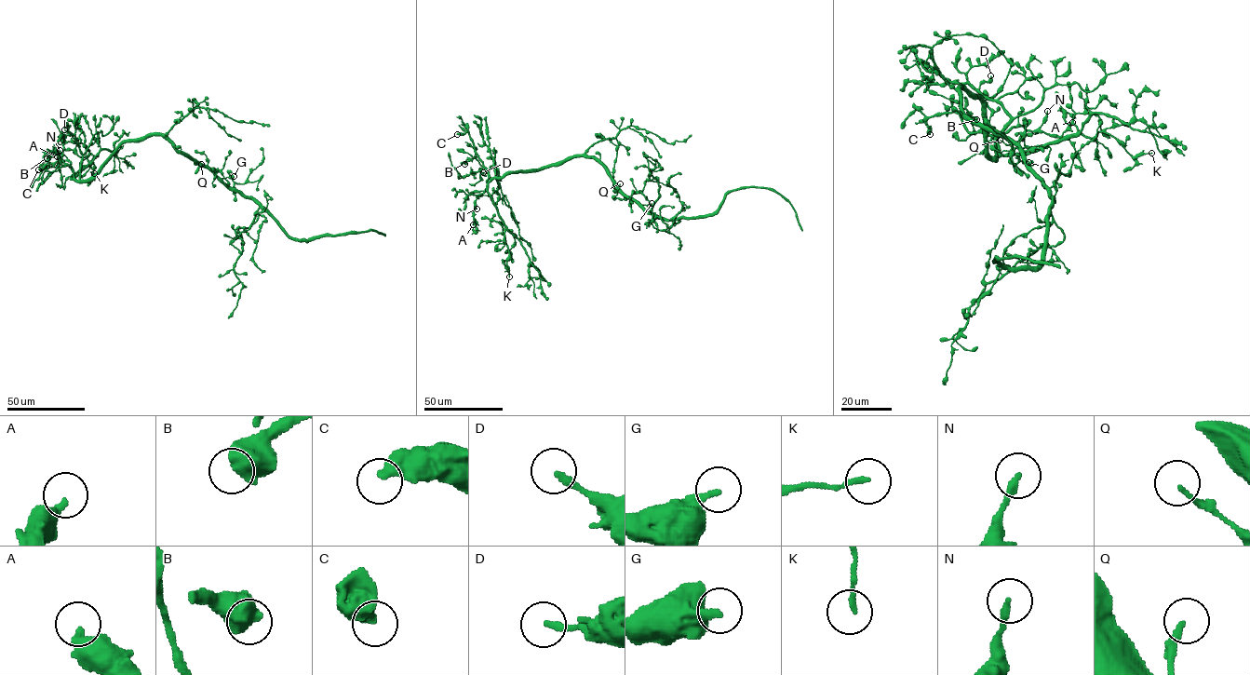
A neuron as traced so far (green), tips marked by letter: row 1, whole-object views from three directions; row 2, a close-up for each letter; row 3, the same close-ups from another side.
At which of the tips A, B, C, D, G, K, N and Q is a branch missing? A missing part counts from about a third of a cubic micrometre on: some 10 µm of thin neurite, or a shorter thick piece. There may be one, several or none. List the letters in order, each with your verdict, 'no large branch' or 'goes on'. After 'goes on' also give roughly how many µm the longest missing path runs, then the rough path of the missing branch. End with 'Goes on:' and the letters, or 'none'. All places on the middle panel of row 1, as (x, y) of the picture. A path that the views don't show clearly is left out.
A: no large branch
B: no large branch
C: no large branch
D: no large branch
G: goes on; about 7 µm are missing
K: no large branch
N: no large branch
Q: goes on; about 7 µm are missing
Goes on: G, Q

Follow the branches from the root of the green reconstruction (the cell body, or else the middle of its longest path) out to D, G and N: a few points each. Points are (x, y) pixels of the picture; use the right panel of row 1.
D: (971, 119), (960, 89), (982, 103), (984, 144), (994, 156), (995, 136), (1010, 115), (979, 90), (990, 75)
G: (971, 119), (1006, 136), (1028, 162)
N: (971, 119), (960, 89), (982, 103), (984, 144), (993, 157), (1000, 137), (1019, 126), (1036, 130), (1047, 111)

